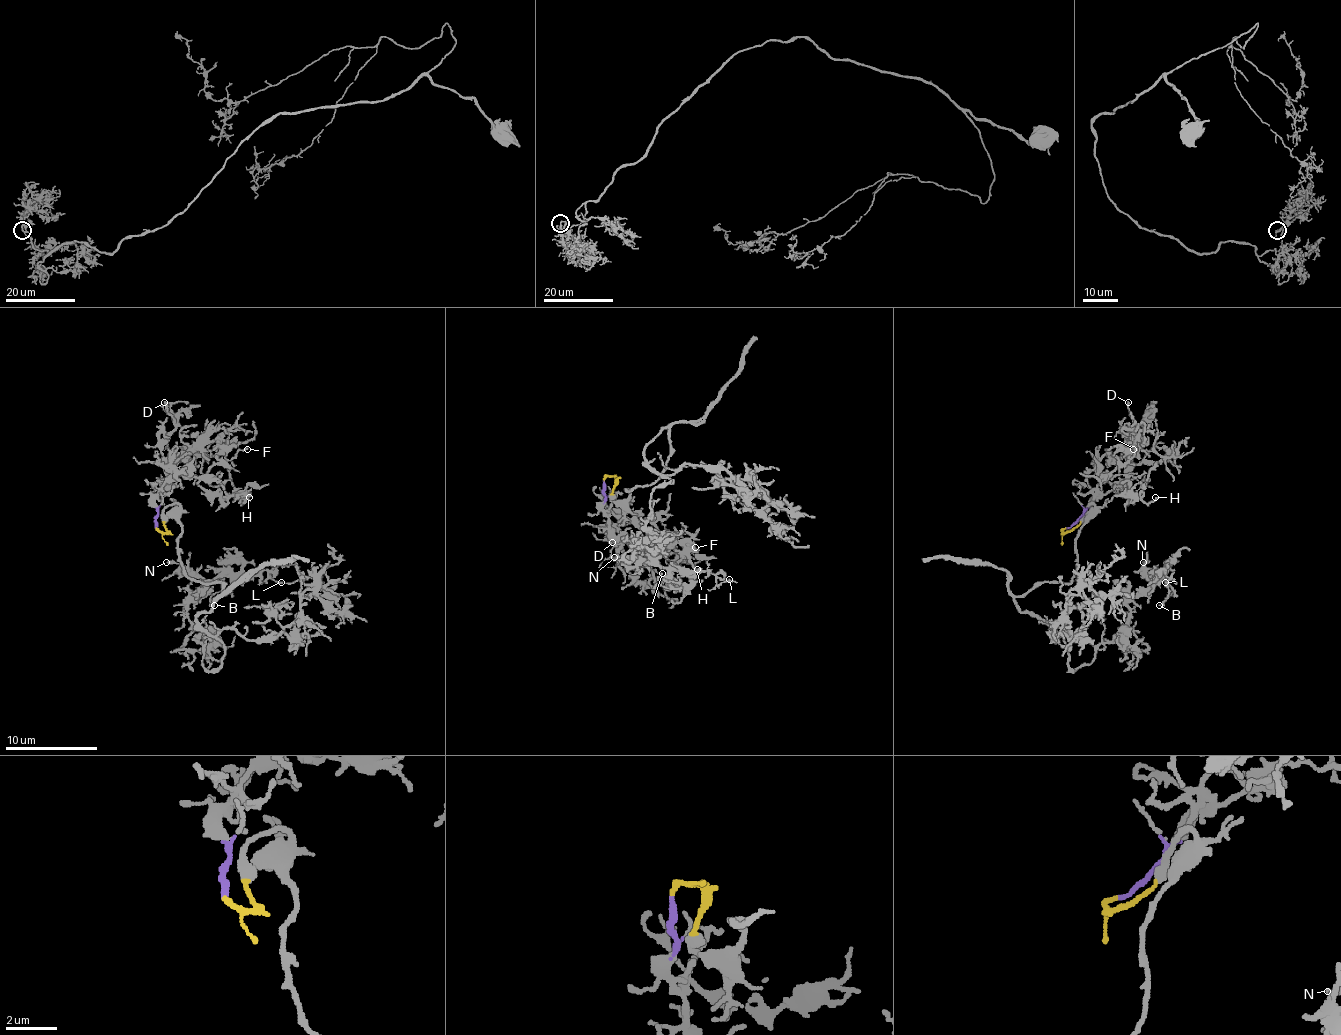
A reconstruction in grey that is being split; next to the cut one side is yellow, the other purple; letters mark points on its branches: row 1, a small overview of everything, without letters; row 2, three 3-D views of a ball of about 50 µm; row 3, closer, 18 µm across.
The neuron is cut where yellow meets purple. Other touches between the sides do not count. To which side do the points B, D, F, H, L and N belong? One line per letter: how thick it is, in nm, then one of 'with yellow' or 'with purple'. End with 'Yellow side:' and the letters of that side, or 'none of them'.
B: 190 nm | with yellow
D: 170 nm | with purple
F: 110 nm | with purple
H: 150 nm | with purple
L: 110 nm | with yellow
N: 240 nm | with yellow
Yellow side: B, L, N

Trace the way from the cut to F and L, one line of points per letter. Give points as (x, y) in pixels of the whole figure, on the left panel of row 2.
F: (154, 527), (154, 497), (168, 480), (201, 478), (214, 464), (224, 464), (247, 448)
L: (157, 527), (221, 585), (196, 617), (210, 670), (187, 608), (221, 575), (281, 582)

